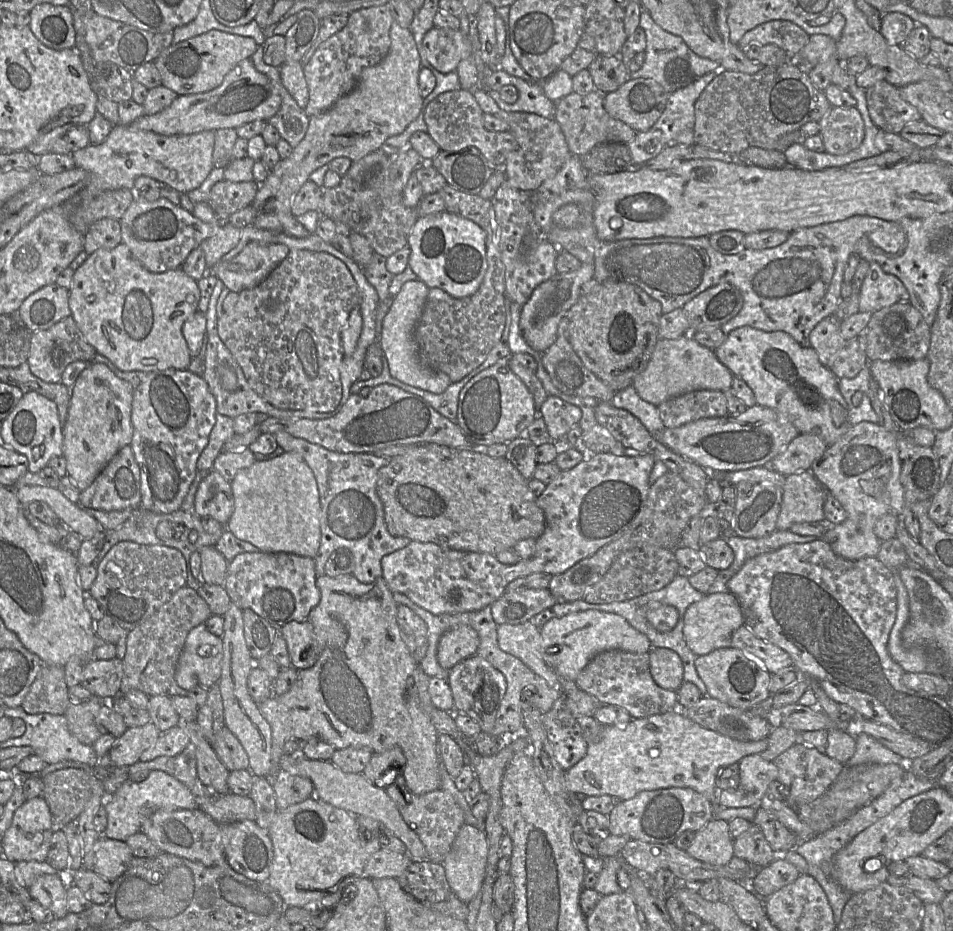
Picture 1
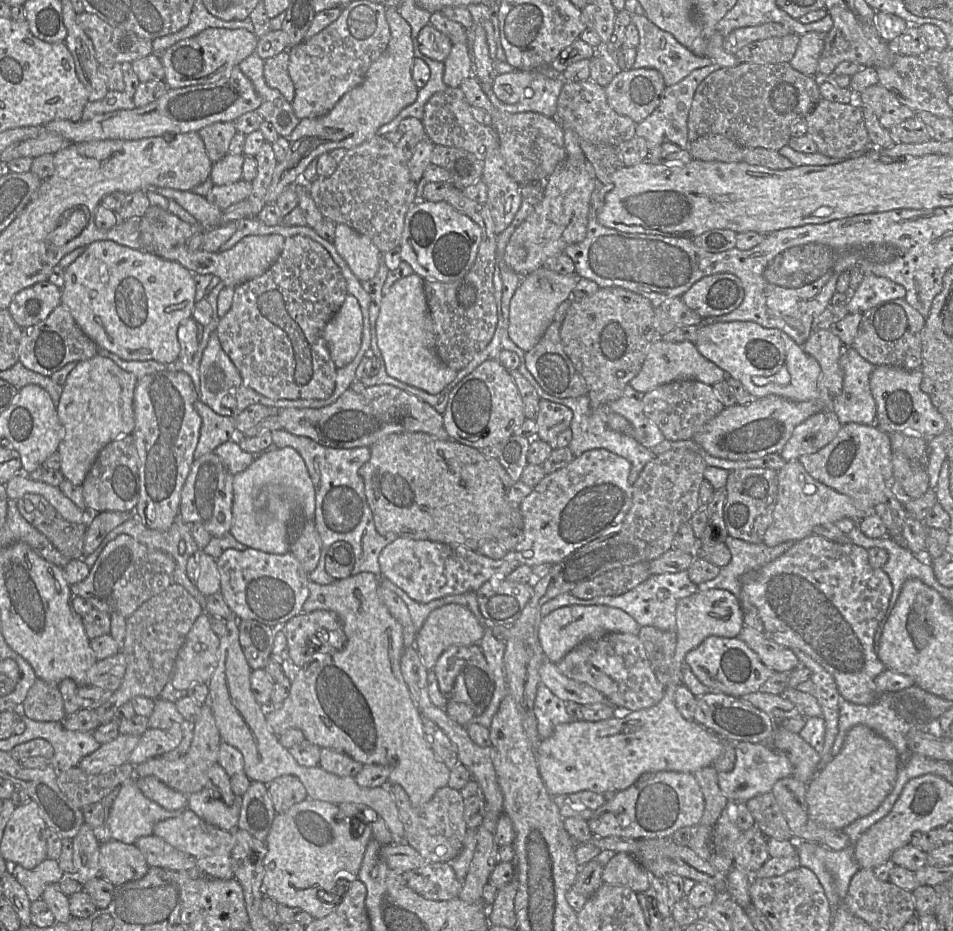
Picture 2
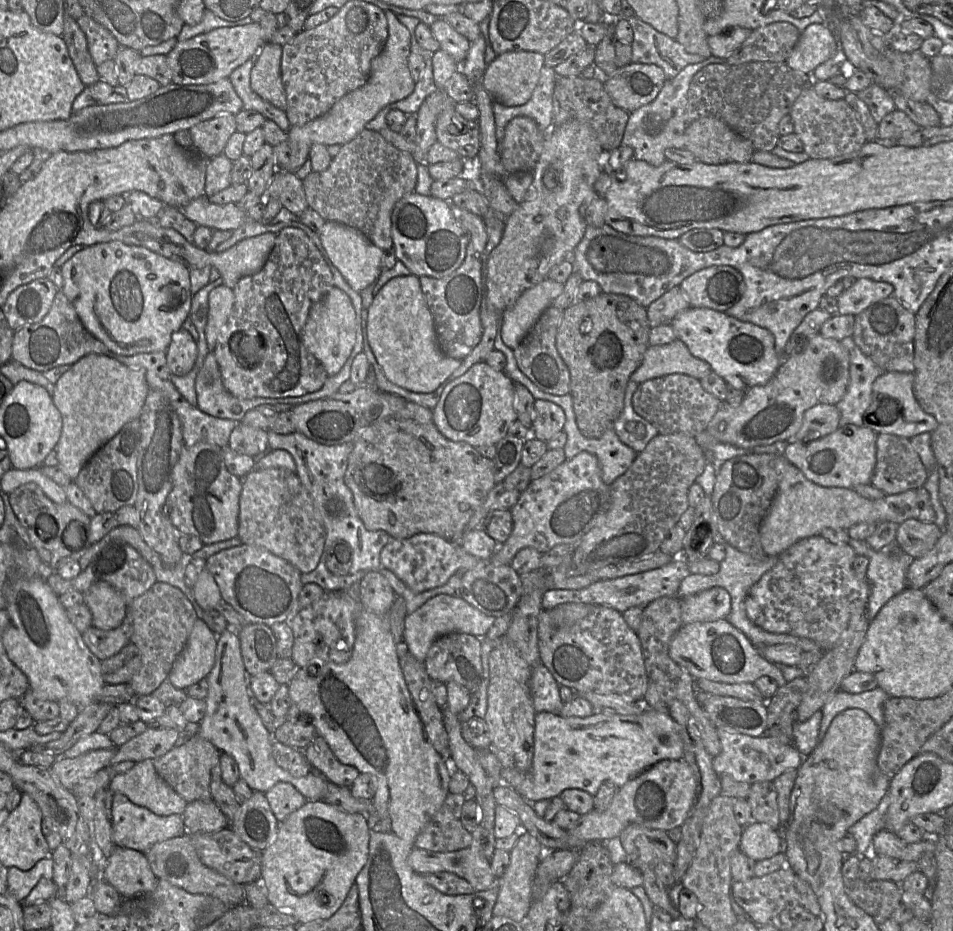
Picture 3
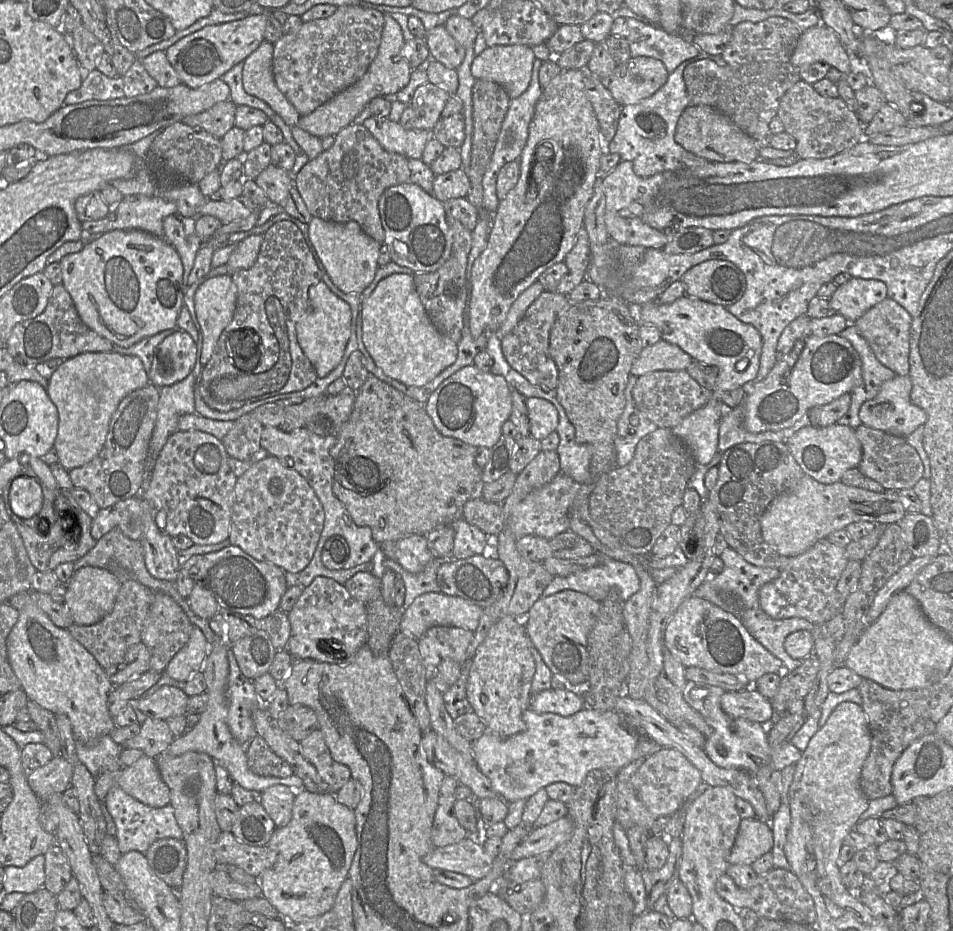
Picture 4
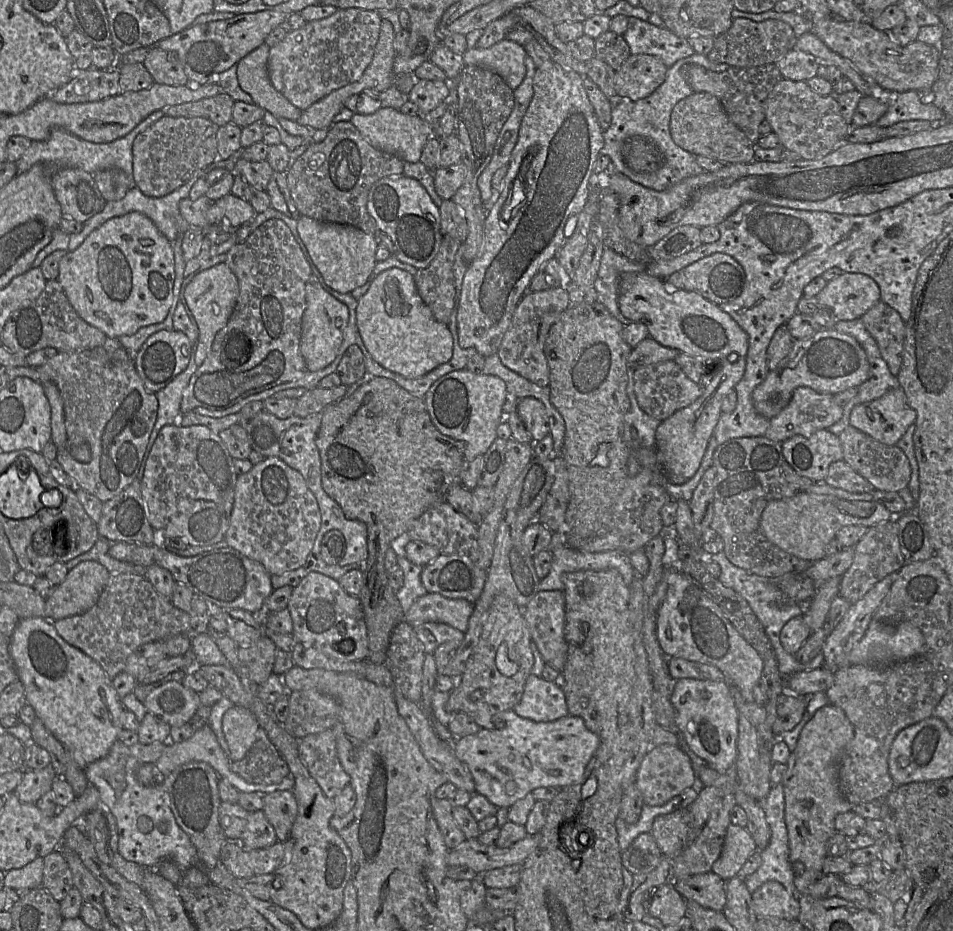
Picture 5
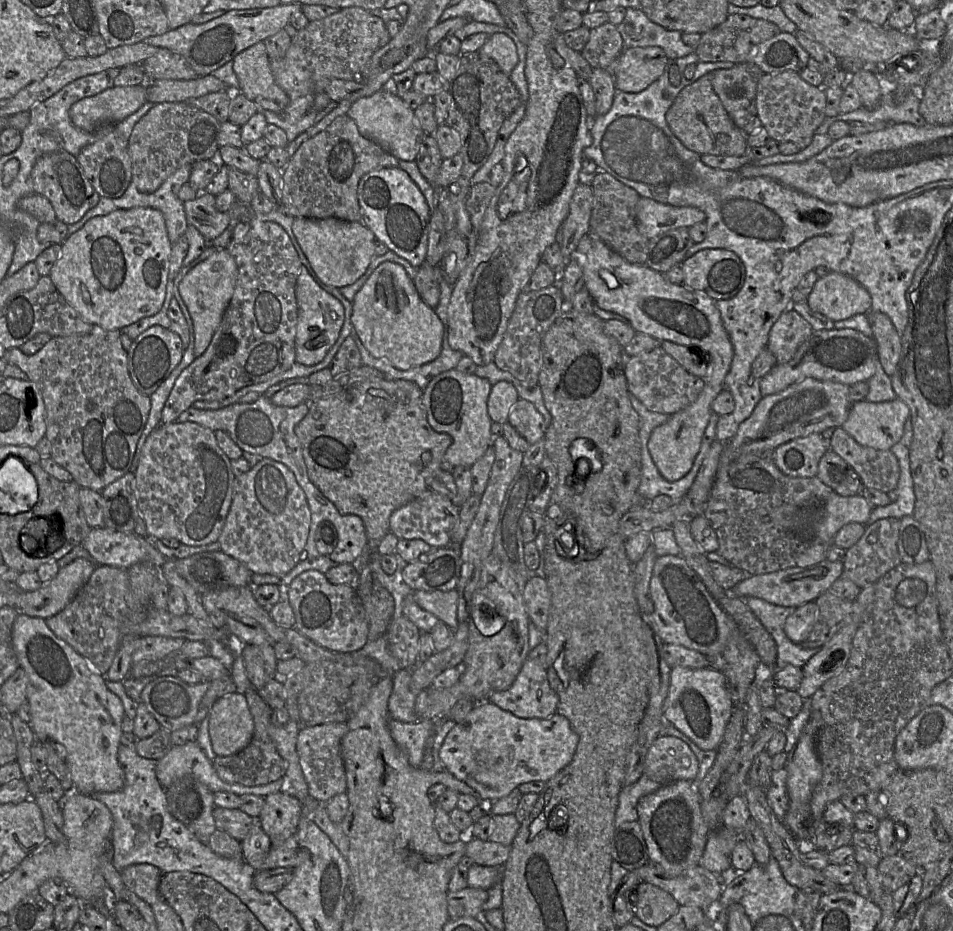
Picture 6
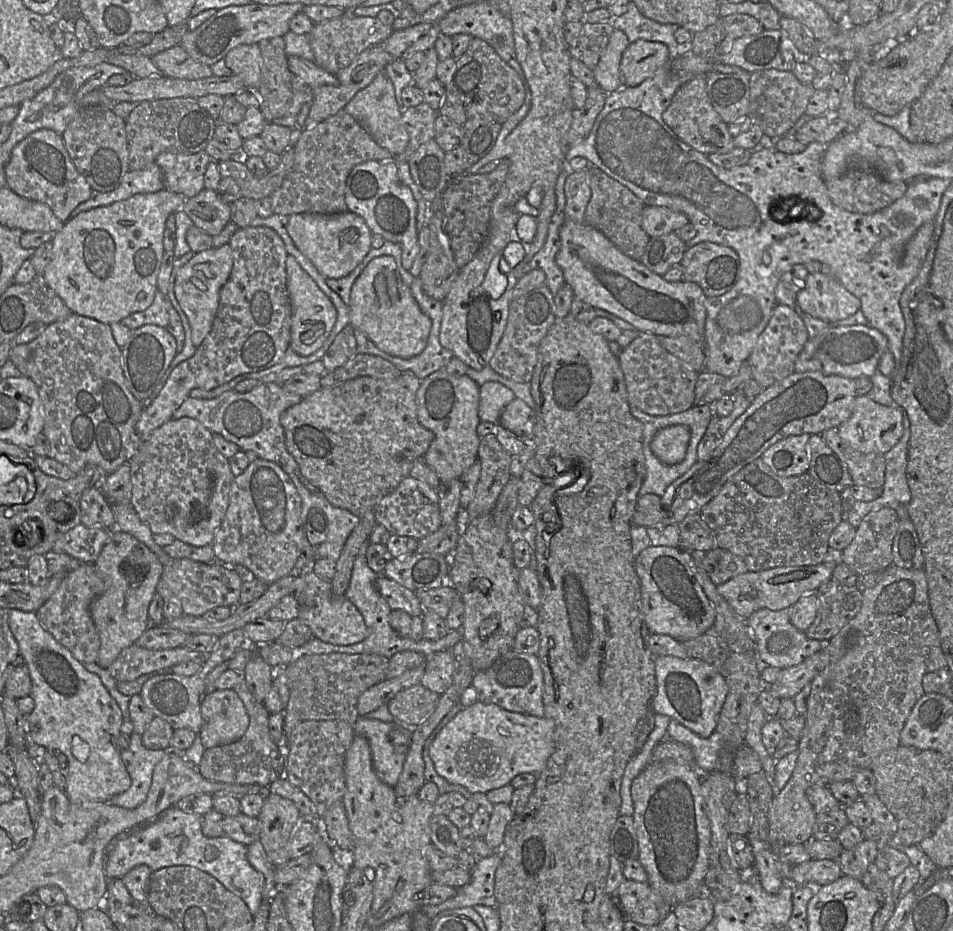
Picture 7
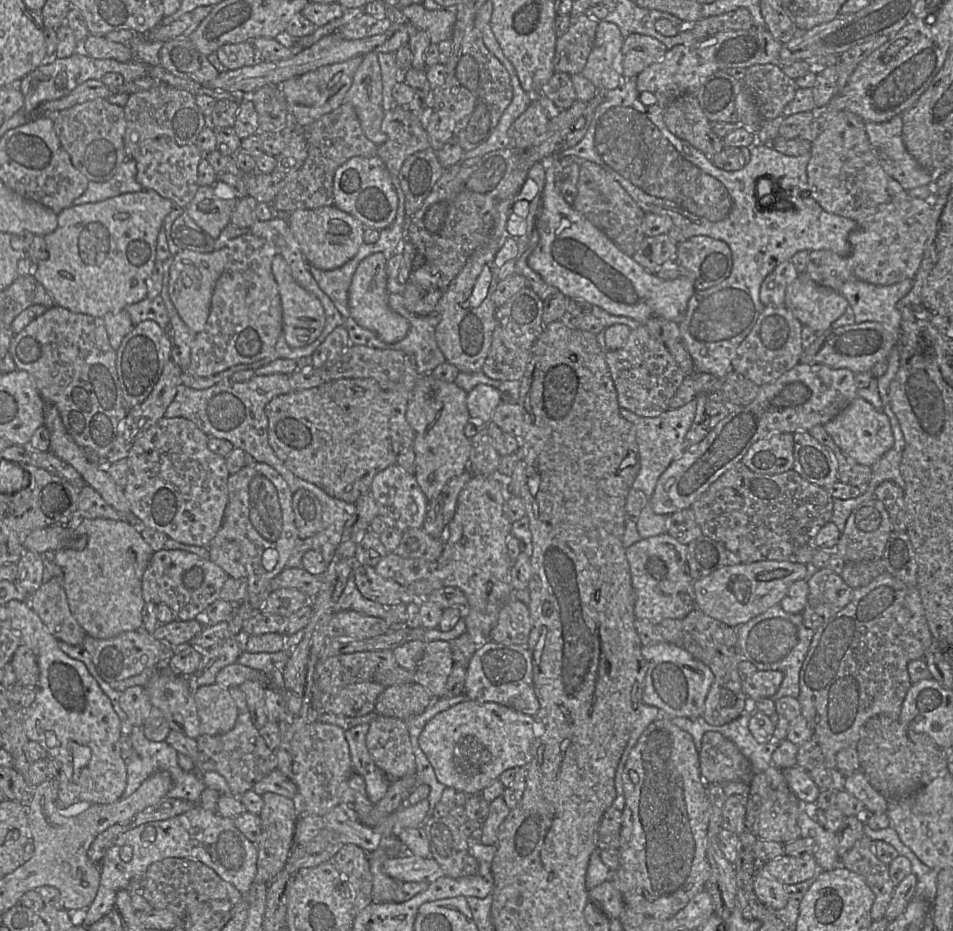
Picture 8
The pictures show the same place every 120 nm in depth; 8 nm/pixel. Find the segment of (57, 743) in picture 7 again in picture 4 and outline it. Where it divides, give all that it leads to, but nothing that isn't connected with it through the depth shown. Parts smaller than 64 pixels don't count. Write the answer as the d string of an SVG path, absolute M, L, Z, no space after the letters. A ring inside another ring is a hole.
M29 605L18 611L18 621L7 638L7 654L13 672L28 699L55 715L65 714L71 722L75 744L91 744L101 736L109 735L116 727L107 706L108 695L114 686L105 670L67 629L57 627L39 607Z

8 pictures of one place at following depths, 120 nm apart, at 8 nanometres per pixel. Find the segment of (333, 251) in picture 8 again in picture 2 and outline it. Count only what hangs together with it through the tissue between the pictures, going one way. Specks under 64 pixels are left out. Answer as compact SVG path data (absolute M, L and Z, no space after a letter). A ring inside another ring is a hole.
M336 224L333 245L360 281L376 275L383 253L369 237L346 224Z

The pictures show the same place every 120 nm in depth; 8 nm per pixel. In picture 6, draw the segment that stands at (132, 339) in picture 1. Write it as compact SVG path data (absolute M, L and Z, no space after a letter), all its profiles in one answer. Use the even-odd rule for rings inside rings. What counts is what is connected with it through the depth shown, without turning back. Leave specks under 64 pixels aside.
M154 208L118 209L107 215L93 217L61 244L61 254L48 277L88 324L104 330L119 330L138 320L157 314L164 303L169 272L171 243L163 214Z

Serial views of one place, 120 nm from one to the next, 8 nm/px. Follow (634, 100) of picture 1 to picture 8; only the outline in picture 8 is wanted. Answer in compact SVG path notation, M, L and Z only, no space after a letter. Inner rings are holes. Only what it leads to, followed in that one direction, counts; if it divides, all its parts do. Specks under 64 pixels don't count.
M639 33L630 34L622 46L622 75L624 78L635 78L646 67L660 61L667 50L656 38Z

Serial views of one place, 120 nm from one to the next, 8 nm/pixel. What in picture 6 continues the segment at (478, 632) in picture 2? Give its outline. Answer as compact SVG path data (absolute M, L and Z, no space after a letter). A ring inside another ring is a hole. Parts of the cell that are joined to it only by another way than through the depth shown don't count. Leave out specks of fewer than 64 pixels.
M414 591L414 601L425 611L432 613L440 621L455 631L459 625L457 619L457 591Z

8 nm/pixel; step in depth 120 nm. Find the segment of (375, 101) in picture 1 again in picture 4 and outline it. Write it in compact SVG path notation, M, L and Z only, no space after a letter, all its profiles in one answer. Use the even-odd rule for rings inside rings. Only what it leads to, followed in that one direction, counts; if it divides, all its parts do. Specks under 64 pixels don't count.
M389 12L383 13L383 15L384 28L380 46L365 74L357 82L316 108L312 113L301 116L296 126L318 138L335 136L344 127L353 124L354 119L372 99L396 93L409 83L412 71L410 64L402 55L402 48L406 41L401 26Z

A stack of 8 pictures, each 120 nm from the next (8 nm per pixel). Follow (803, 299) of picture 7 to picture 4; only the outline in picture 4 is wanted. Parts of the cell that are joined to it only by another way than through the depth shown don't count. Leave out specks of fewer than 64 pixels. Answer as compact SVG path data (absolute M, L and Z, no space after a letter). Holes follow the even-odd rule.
M851 277L846 283L839 285L828 300L836 313L855 322L886 297L887 286L883 281Z

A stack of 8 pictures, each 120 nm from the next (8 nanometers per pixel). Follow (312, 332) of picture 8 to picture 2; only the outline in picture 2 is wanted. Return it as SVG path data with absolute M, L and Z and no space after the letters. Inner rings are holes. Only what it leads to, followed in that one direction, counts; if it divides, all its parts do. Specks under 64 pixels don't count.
M348 293L324 329L331 359L337 369L348 365L360 349L363 317L358 300Z

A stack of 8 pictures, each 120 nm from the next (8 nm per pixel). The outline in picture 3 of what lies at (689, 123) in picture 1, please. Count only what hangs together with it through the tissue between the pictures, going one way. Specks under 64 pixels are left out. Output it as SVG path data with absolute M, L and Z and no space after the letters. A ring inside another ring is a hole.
M715 56L706 58L703 62L689 64L683 68L677 76L667 80L660 90L658 96L649 104L644 105L629 114L627 125L622 138L622 146L629 146L633 149L633 159L643 160L652 166L659 166L666 161L665 150L667 148L685 149L685 109L687 106L687 93L694 75L708 64L724 64L726 60Z

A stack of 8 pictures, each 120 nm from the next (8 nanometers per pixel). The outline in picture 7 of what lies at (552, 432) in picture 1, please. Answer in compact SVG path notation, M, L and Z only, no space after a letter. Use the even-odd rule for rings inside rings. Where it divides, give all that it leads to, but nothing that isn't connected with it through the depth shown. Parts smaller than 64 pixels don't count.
M515 398L503 409L498 424L529 442L535 425L534 410L523 400Z

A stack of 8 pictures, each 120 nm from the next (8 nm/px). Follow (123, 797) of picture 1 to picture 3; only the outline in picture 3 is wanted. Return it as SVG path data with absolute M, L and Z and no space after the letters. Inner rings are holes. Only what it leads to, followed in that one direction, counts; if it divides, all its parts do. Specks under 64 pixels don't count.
M115 793L112 800L112 839L116 846L144 853L157 842L183 836L185 827L179 814L159 816L131 802L125 795Z

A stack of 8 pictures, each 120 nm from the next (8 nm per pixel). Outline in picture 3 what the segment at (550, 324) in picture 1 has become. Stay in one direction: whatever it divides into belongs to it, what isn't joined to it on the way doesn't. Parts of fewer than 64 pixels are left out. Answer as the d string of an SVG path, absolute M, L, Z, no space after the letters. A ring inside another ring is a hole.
M546 278L522 292L514 304L503 312L501 338L504 344L512 350L515 349L563 289L564 284Z

